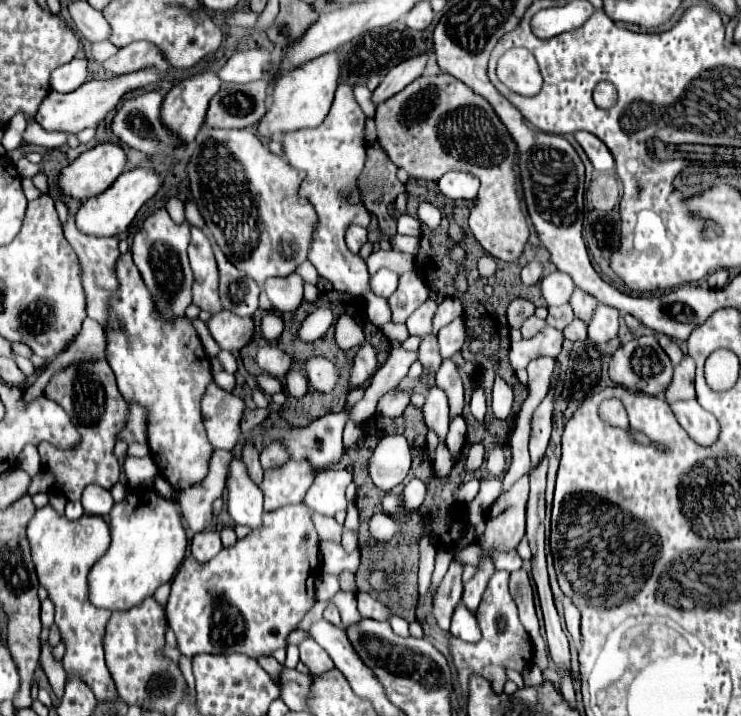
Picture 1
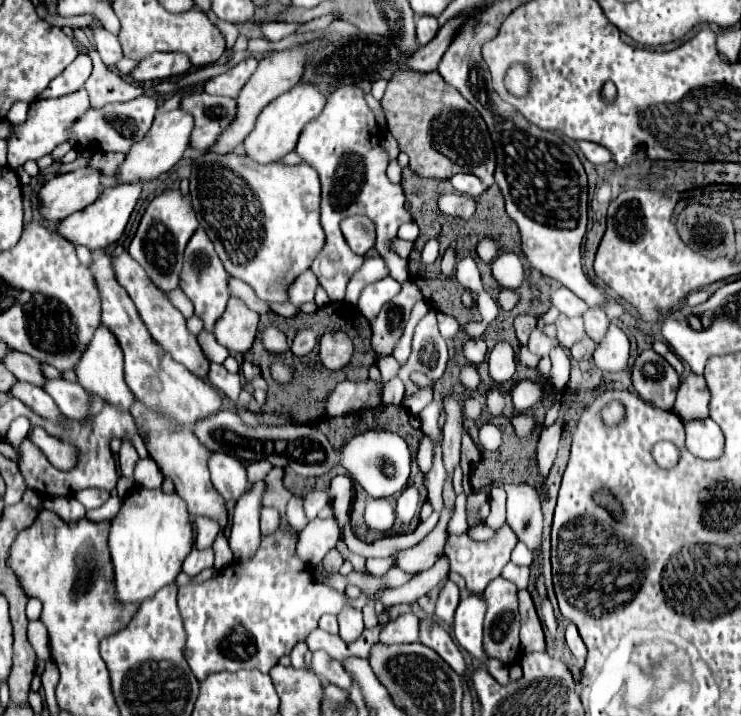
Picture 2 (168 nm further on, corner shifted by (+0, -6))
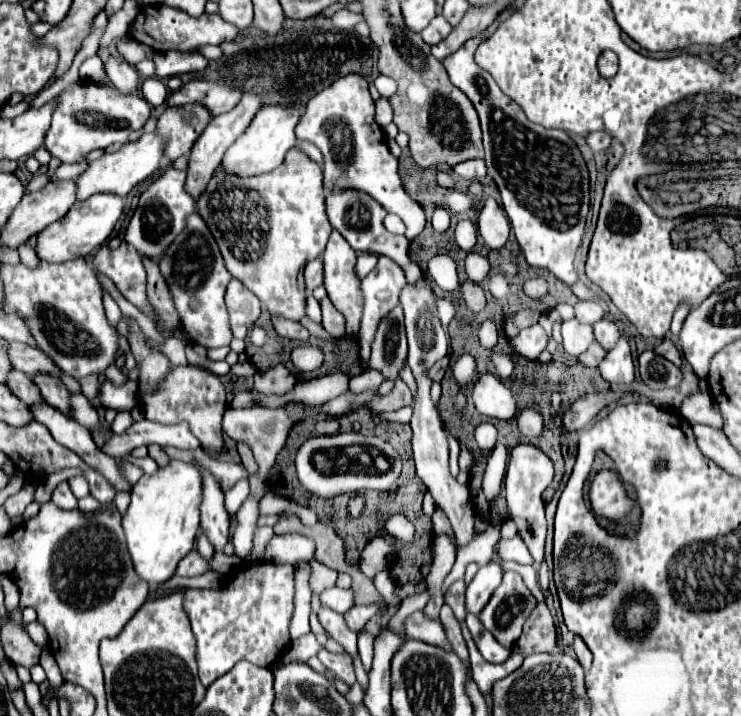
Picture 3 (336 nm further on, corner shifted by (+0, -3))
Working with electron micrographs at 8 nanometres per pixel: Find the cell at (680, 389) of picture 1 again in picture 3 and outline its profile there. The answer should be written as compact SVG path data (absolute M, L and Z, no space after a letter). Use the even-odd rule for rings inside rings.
M696 389L678 407L680 415L690 423L704 423L712 427L722 427L722 417L716 411L716 403L708 389Z

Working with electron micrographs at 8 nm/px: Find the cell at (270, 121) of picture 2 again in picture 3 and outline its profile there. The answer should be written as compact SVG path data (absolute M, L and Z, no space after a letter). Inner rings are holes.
M264 105L256 117L252 119L252 127L246 129L244 137L236 141L224 155L222 167L230 169L232 173L240 173L242 177L250 177L256 173L266 173L284 163L286 153L296 145L294 127L300 121L300 109L298 107L284 107L284 105Z

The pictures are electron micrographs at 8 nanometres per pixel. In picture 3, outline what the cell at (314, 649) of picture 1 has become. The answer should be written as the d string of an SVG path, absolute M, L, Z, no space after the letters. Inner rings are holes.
M326 649L318 651L318 659L326 665L326 669L330 669L338 679L342 679L346 685L354 685L356 677L354 677L354 667L352 667L352 659L350 655L334 655Z

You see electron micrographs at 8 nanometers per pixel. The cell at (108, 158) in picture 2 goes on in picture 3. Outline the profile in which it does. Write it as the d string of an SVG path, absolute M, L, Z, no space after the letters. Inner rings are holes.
M62 163L56 169L56 177L58 179L76 179L76 175L82 171L86 171L86 163Z

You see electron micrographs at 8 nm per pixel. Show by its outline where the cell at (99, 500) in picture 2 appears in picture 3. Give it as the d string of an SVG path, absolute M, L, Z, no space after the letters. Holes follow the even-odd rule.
M72 477L72 479L68 479L68 483L70 483L70 489L76 495L76 499L90 495L90 489L88 489L88 483L84 477Z

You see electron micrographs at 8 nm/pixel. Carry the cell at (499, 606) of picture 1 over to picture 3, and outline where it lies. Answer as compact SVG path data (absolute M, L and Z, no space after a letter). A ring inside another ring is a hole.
M514 571L504 573L500 587L492 593L488 605L480 613L482 625L504 647L514 647L522 633L528 613L534 609L536 599L526 589L522 577Z

